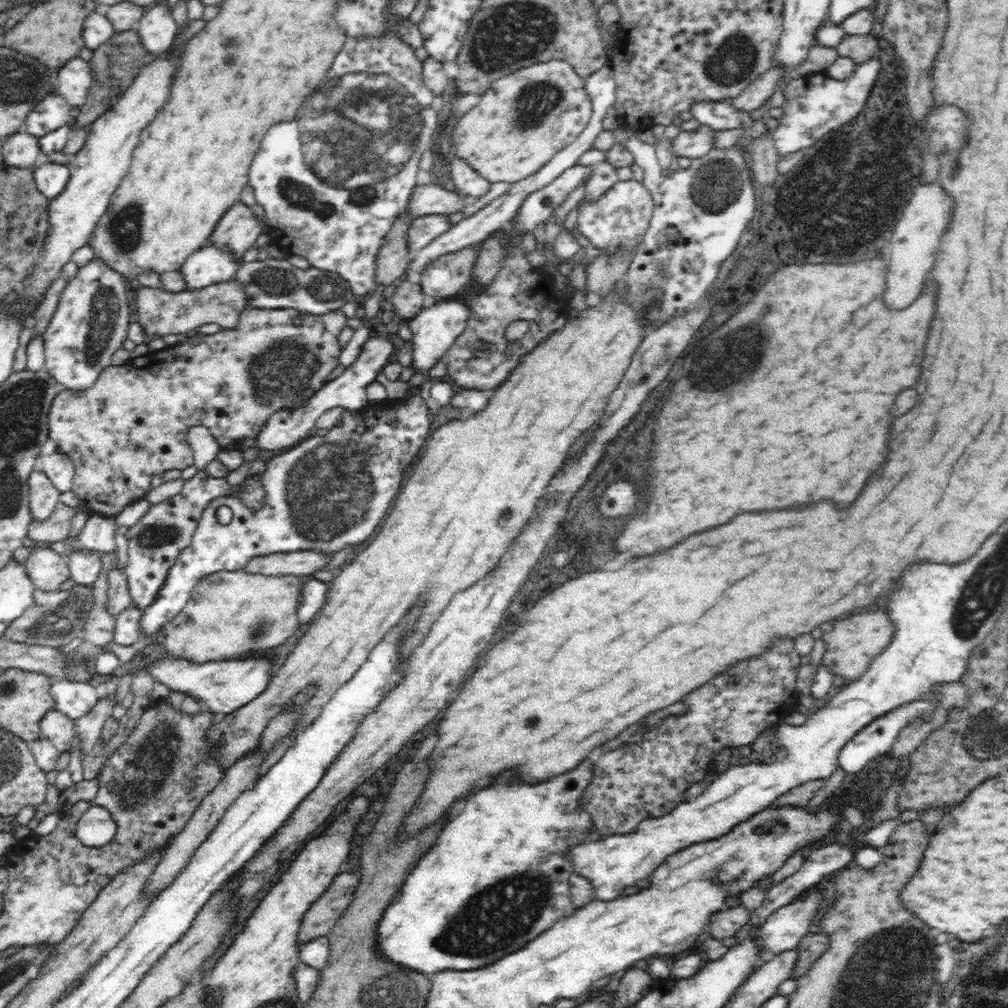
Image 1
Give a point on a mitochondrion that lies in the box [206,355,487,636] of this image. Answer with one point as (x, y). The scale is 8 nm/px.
(323, 492)

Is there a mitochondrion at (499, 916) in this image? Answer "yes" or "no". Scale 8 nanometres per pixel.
yes

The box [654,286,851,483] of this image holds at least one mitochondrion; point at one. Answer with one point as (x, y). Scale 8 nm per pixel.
(741, 347)

